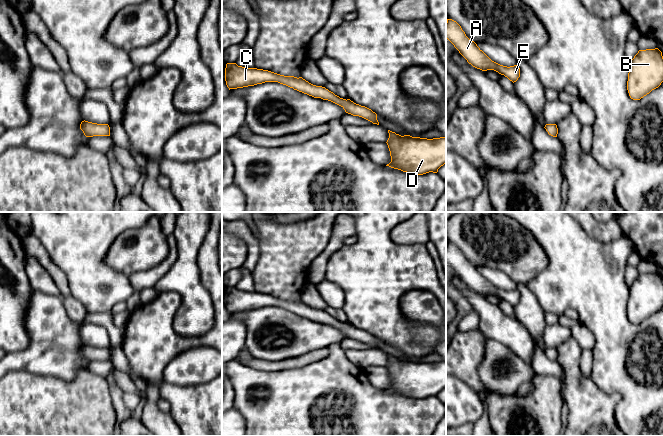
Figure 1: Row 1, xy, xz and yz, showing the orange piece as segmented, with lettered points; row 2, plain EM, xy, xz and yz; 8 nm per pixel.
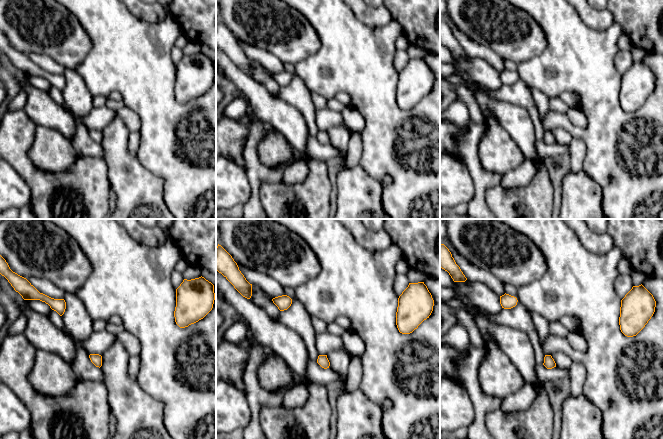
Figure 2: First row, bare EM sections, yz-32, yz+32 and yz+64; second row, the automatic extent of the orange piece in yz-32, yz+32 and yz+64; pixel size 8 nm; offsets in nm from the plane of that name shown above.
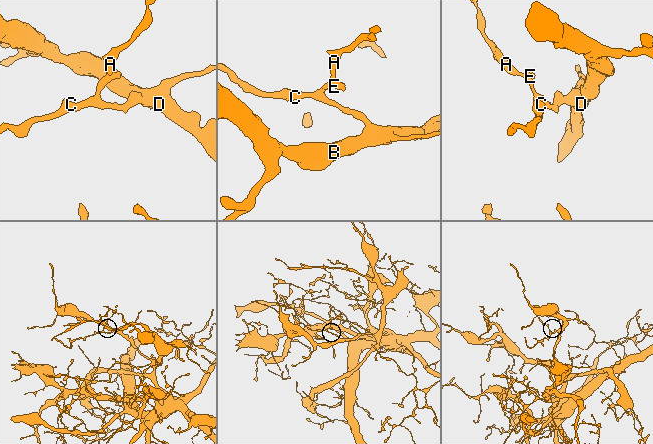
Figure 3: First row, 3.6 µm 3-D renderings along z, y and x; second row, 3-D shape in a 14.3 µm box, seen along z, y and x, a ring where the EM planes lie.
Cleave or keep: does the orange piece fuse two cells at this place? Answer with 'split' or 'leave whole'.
leave whole

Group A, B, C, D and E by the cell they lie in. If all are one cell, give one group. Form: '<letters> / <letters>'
A B C D E

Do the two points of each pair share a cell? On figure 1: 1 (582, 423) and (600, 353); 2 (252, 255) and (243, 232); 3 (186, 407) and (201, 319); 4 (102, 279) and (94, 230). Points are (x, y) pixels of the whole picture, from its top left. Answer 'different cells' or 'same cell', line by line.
1: different cells
2: same cell
3: different cells
4: same cell

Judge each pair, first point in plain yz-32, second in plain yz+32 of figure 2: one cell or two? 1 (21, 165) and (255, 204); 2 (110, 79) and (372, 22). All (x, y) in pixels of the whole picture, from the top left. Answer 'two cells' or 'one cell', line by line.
1: two cells
2: two cells

